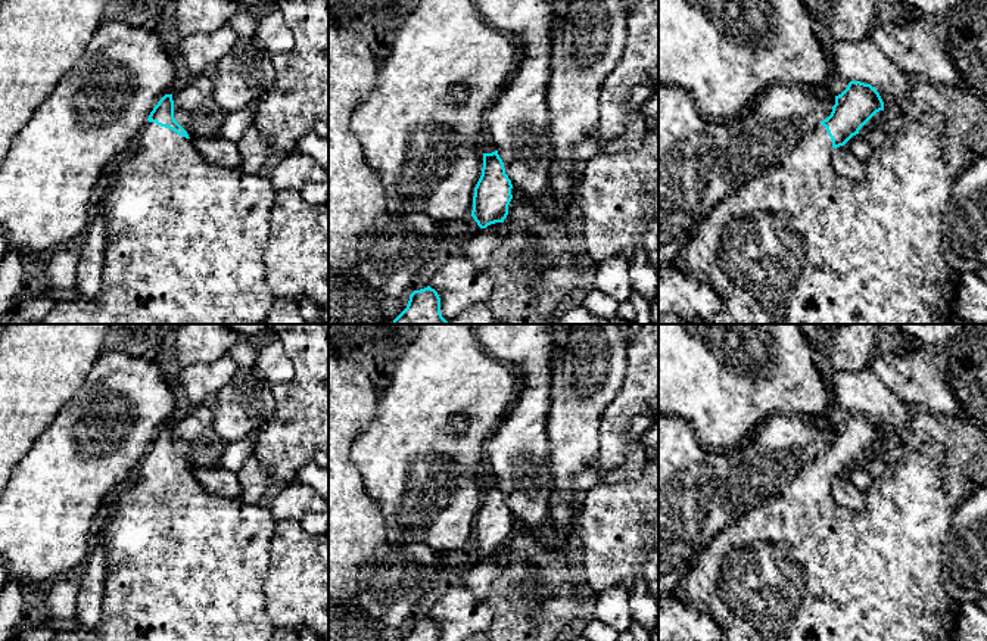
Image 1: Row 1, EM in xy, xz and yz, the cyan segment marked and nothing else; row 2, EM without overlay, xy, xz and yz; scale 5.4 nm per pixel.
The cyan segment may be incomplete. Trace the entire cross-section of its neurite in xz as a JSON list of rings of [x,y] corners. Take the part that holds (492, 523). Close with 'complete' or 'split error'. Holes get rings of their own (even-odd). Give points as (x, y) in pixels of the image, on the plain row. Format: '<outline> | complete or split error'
[[[486,469],[483,473],[482,505],[474,517],[471,547],[480,558],[504,553],[513,529],[511,510],[496,477]]] | split error

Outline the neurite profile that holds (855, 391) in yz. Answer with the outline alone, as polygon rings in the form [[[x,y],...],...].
[[[872,370],[838,371],[831,377],[834,404],[850,411],[871,414],[887,438],[909,429],[913,413],[890,390]]]

